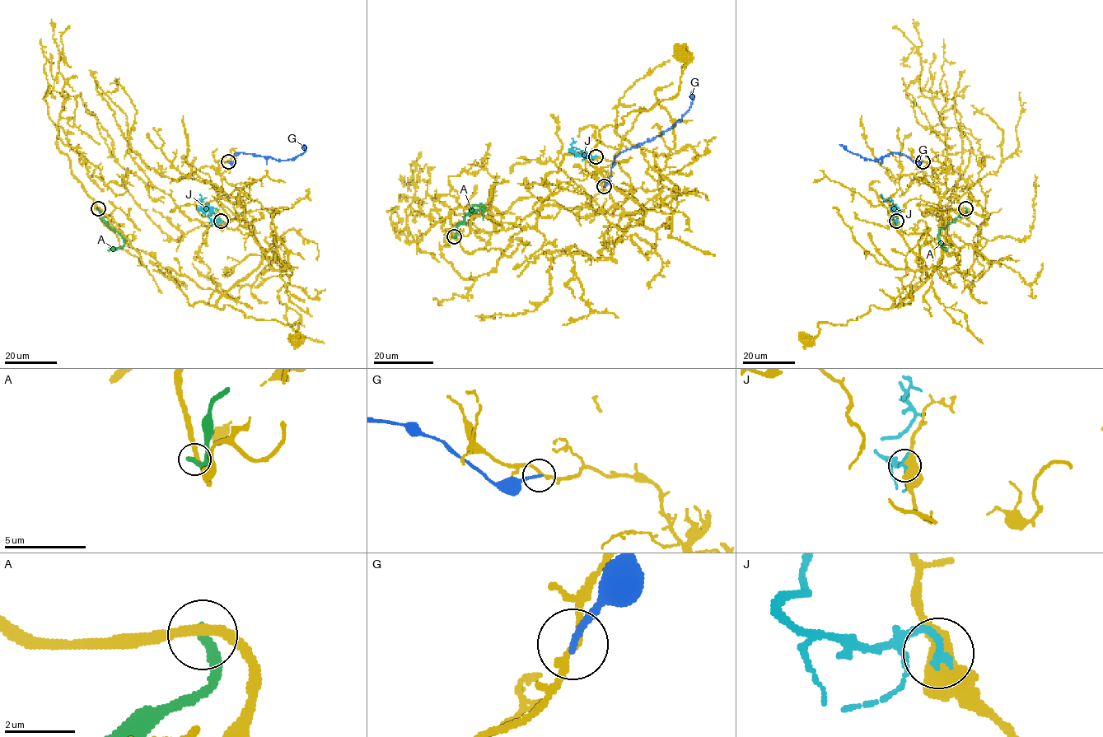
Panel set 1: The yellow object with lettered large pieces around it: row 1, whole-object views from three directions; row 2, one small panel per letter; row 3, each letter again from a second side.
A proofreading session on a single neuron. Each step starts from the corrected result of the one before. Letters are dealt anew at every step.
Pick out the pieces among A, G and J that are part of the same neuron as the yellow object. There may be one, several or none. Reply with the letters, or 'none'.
none

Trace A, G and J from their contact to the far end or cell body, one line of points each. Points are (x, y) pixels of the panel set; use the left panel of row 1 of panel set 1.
A: (98, 208), (102, 218), (122, 237), (123, 244), (108, 250)
G: (228, 161), (232, 162), (238, 152), (271, 156), (277, 160), (293, 159), (305, 151), (305, 144)
J: (221, 221), (210, 218), (212, 212), (202, 207), (199, 194)

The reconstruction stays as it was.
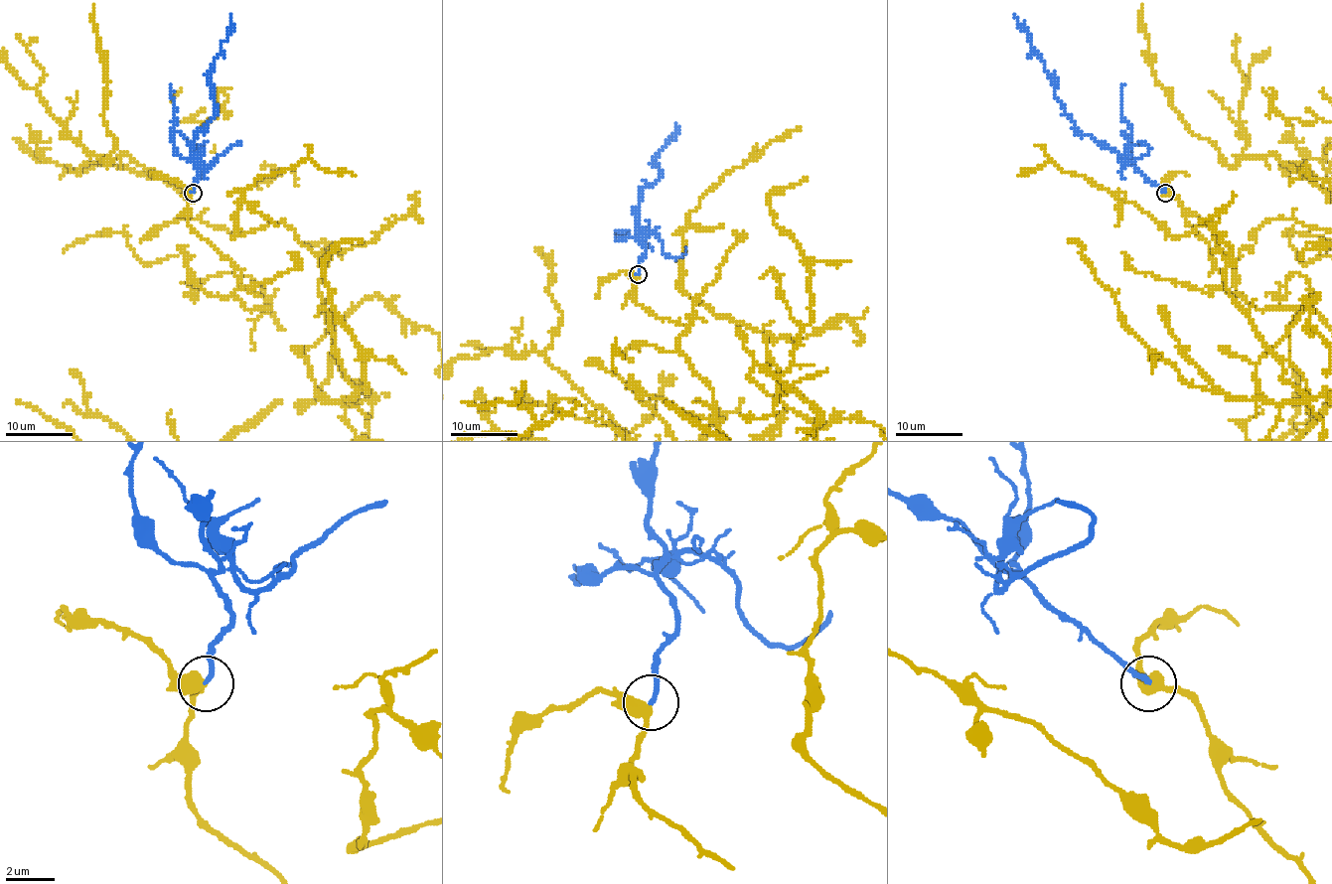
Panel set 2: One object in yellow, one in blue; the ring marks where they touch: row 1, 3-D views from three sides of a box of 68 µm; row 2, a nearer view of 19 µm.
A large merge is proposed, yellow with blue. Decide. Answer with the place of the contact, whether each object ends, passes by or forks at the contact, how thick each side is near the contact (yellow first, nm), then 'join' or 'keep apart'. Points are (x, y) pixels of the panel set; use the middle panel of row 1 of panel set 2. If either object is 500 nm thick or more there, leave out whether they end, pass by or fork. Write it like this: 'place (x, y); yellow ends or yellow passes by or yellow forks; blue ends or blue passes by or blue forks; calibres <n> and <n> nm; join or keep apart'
place (638, 274); yellow passes by; blue ends; calibres 400 and 200 nm; join

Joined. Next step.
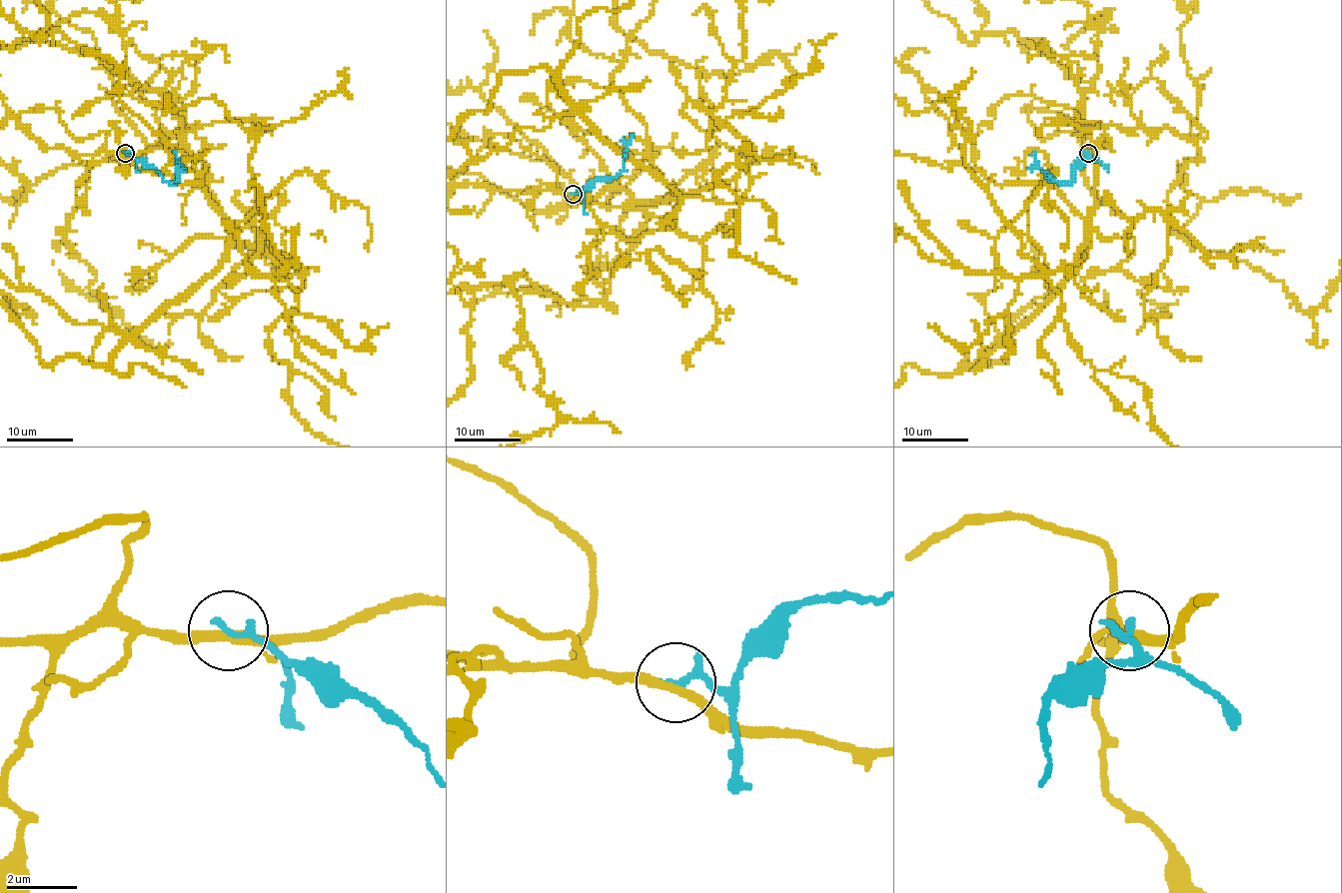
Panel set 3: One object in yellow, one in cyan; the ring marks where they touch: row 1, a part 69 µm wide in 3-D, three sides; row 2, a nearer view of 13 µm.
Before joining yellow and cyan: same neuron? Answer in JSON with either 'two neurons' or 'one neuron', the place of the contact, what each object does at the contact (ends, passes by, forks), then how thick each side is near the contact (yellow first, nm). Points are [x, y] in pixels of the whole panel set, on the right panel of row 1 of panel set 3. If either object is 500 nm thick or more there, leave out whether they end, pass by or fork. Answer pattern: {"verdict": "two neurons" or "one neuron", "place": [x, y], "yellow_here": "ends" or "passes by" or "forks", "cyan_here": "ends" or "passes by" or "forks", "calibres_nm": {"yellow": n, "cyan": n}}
{"verdict": "two neurons", "place": [1088, 153], "yellow_here": "passes by", "cyan_here": "ends", "calibres_nm": {"yellow": 280, "cyan": 240}}

